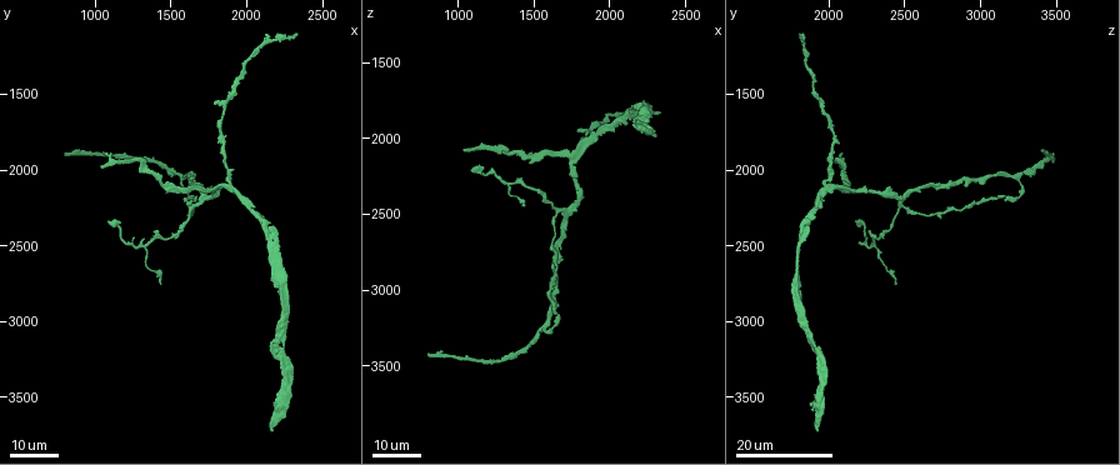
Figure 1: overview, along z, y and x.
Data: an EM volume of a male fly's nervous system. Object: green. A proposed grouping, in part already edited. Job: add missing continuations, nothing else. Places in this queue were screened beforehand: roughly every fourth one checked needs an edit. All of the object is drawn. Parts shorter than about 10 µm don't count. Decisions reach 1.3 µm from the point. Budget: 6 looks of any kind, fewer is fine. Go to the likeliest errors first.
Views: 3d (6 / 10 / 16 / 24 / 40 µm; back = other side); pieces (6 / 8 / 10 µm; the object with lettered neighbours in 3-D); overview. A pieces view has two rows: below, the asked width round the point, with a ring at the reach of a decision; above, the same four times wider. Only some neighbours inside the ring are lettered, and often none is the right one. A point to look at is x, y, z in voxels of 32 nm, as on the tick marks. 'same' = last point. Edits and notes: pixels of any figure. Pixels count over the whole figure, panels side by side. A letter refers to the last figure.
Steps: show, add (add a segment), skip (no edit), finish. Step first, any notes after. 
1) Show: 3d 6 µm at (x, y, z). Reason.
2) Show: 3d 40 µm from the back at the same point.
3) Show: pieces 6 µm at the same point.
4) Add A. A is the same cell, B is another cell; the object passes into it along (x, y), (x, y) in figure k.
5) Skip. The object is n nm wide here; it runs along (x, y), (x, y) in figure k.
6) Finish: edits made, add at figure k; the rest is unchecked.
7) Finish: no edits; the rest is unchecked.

Show: 3d 16 µm at (2340, 1100, 1840). Branch stops here.

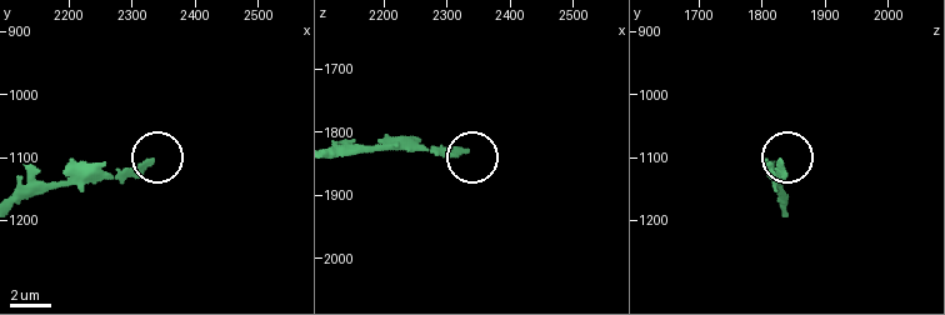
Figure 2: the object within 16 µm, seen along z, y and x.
Show: pieces 6 µm at (2330, 1110, 1830).

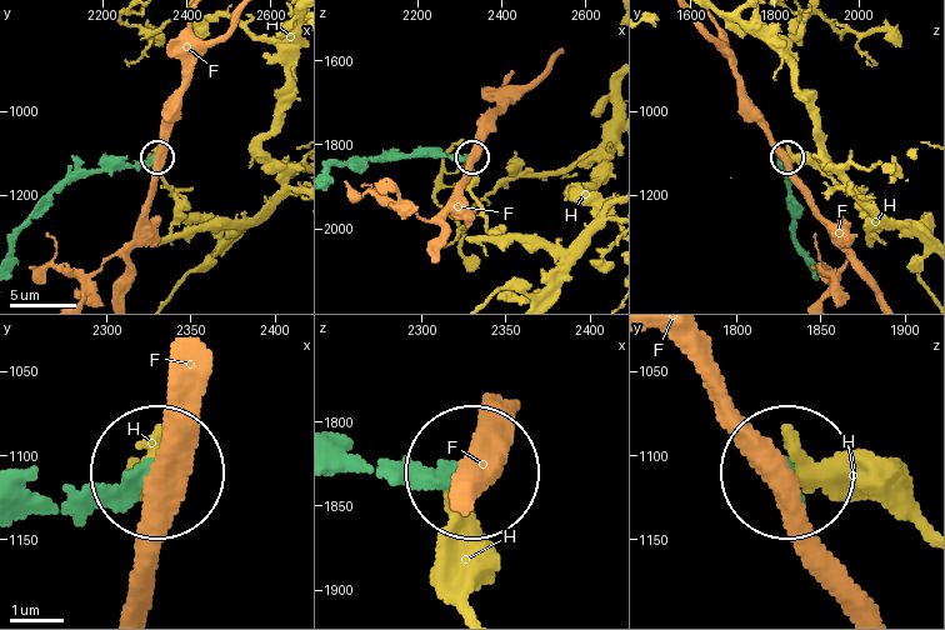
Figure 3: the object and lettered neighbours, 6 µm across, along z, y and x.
Skip. F and H are other cells; it runs along (21, 225), (53, 195), (75, 180), (155, 159) in figure 3; none of them fits.

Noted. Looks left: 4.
Show: 3d 16 µm at (1060, 1980, 2060). End of a long branch.

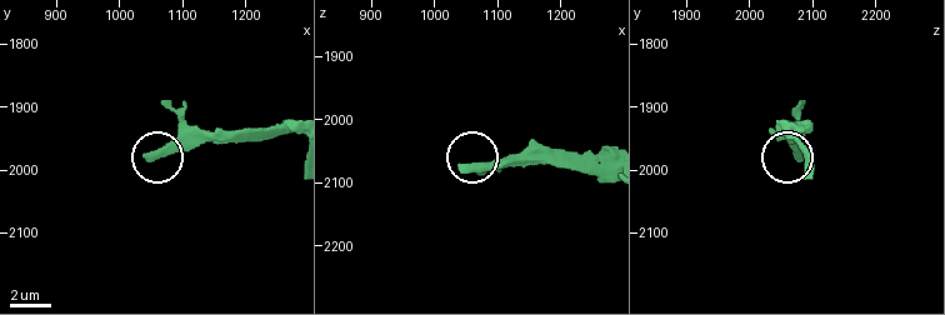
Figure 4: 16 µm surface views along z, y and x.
Show: pieces 6 µm at (1045, 1980, 2075).

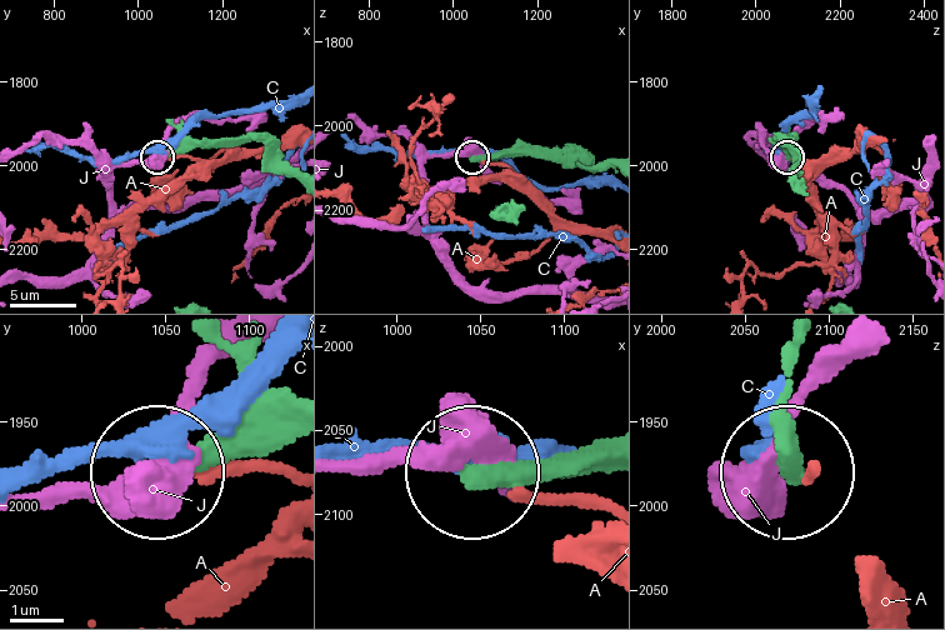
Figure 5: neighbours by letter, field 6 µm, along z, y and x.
Skip. A, C and J are other cells; it runs along (779, 420), (788, 474) in figure 5; none of them fits.

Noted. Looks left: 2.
Show: 3d 24 µm at (800, 1900, 3440). Free end.

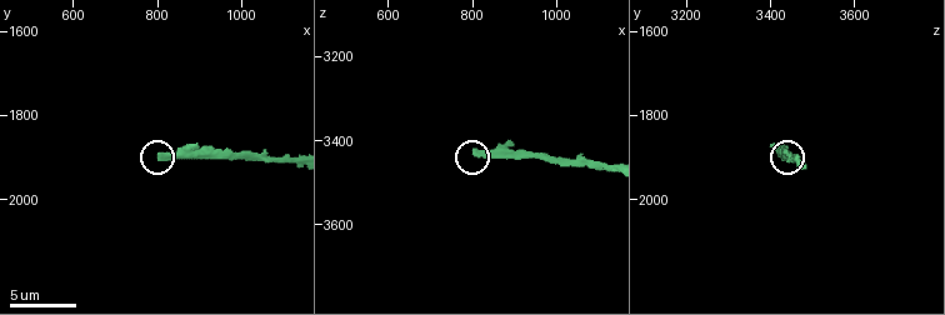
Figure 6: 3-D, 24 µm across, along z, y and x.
Show: pieces 6 µm at (800, 1895, 3425).

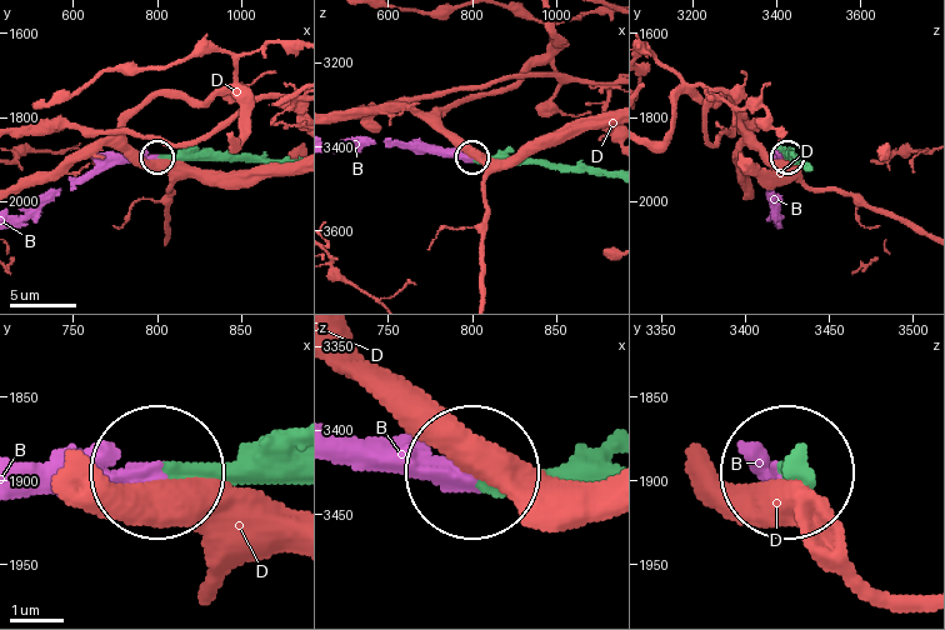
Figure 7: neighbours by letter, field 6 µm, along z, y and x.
Add B. B is the same cell, D is another cell; it goes on there.

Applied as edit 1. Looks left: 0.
Finish: edits made, add at figure 7; the rest is unchecked.

